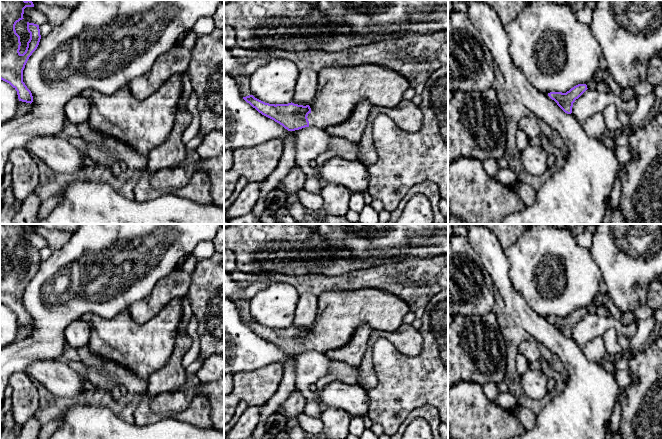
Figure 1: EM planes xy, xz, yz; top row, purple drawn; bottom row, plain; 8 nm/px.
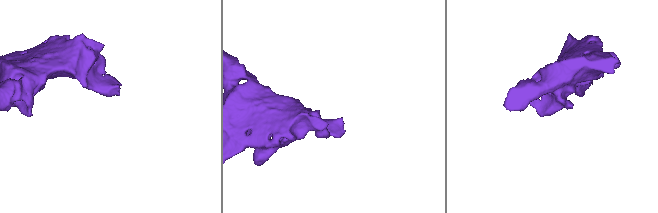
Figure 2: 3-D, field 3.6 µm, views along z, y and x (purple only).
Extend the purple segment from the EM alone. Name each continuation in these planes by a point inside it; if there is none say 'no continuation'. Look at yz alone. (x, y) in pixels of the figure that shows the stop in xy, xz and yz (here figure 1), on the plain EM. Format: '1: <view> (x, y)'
no continuation

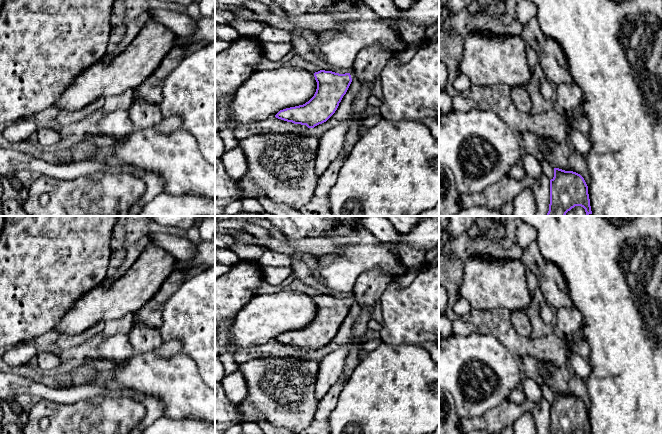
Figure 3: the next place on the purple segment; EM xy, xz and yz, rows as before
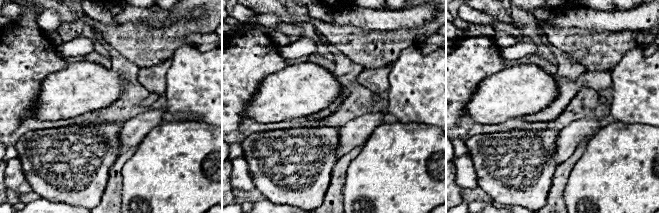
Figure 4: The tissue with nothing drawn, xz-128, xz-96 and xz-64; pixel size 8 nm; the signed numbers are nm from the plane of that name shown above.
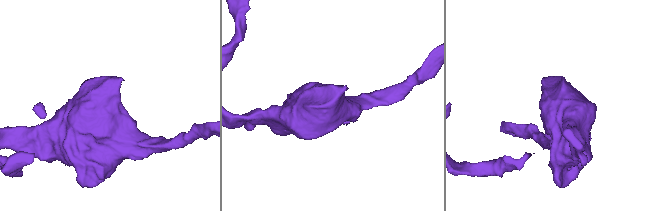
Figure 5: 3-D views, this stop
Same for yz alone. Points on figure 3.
no continuation

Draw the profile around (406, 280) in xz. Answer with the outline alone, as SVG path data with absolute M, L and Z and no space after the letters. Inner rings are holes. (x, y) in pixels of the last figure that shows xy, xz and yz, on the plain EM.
M411 270L408 274L404 275L399 280L400 287L407 287L409 286L420 273L420 270Z

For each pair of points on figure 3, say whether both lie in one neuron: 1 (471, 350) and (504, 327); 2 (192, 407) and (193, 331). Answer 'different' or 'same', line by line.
1: different
2: different

